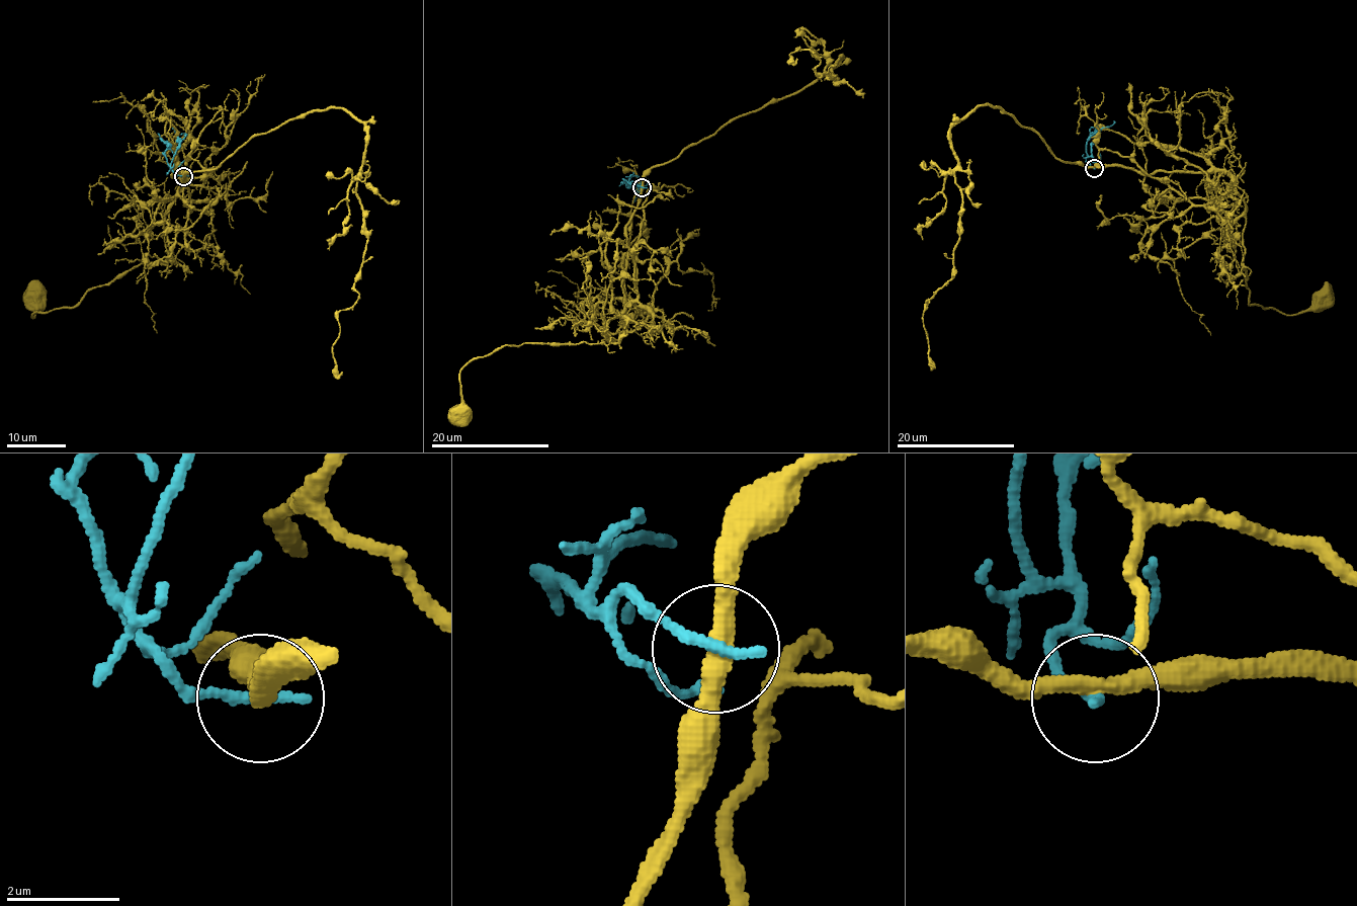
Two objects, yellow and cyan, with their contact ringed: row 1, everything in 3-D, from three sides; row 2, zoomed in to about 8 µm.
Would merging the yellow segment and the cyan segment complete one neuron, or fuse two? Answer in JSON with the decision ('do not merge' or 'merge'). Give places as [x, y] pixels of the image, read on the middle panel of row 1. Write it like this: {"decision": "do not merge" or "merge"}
{"decision": "do not merge"}

